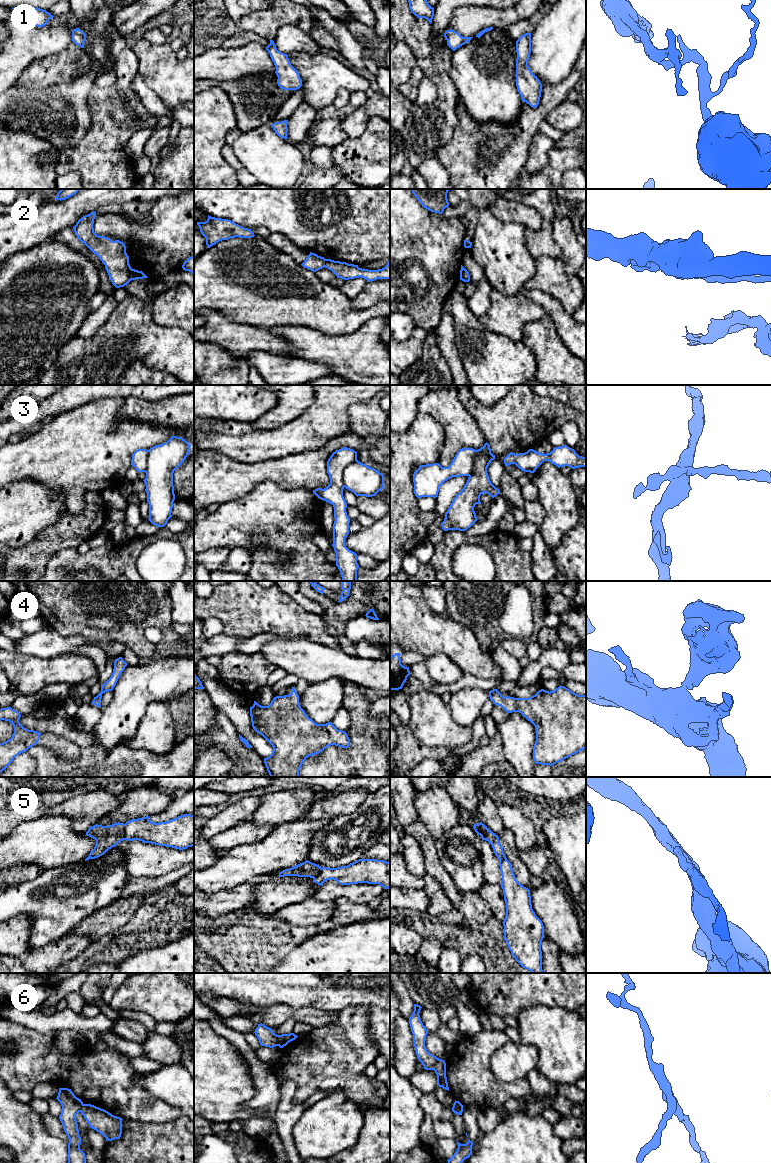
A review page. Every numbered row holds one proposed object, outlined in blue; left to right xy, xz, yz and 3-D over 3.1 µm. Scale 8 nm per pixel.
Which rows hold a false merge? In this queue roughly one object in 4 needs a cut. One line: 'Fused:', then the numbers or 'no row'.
Fused: 2, 5, 6

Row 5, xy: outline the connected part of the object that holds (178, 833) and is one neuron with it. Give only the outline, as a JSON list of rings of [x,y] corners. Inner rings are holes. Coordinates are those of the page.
[[[184,814],[166,822],[155,823],[149,820],[149,816],[132,819],[124,824],[125,840],[139,840],[144,843],[151,843],[159,846],[172,847],[179,850],[194,846],[194,815]]]

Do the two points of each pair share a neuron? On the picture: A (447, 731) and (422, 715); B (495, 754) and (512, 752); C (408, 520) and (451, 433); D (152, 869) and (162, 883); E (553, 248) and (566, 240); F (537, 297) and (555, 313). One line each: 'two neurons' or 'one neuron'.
A: one neuron
B: two neurons
C: two neurons
D: two neurons
E: two neurons
F: one neuron

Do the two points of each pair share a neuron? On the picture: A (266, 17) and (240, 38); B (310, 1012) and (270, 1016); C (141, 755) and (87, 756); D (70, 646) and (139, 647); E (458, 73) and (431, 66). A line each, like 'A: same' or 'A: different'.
A: different
B: same
C: different
D: different
E: different

